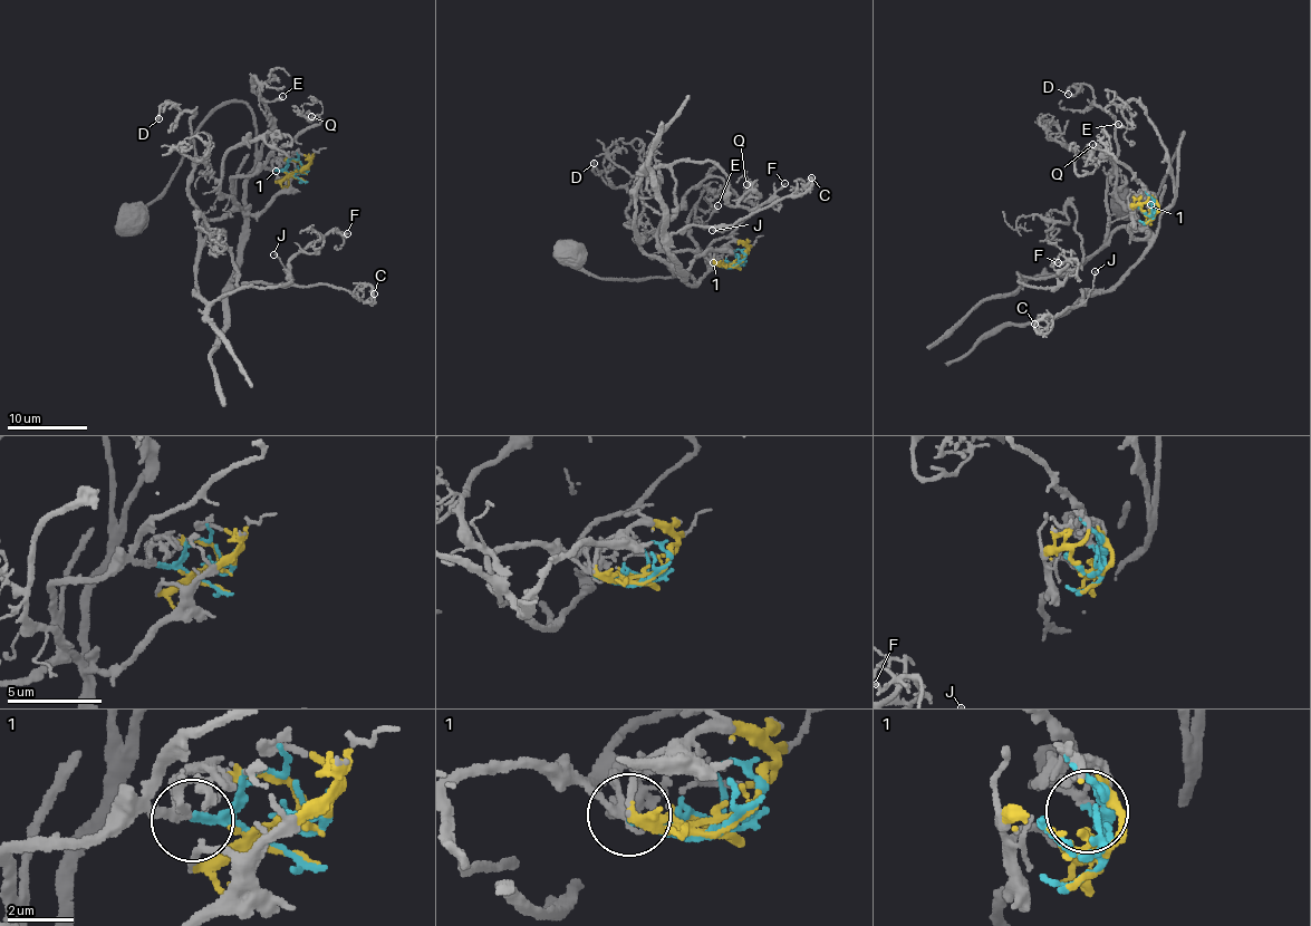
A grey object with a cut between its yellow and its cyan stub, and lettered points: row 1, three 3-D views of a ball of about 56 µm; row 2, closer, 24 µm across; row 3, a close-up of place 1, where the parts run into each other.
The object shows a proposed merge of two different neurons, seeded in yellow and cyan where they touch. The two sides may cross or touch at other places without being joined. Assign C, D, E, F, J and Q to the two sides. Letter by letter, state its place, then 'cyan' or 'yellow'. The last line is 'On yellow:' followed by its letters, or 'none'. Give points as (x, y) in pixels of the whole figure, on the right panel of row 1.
C: place (1034, 324); yellow
D: place (1068, 94); cyan
E: place (1118, 124); yellow
F: place (1058, 262); cyan
J: place (1095, 271); yellow
Q: place (1092, 144); cyan
On yellow: C, E, J

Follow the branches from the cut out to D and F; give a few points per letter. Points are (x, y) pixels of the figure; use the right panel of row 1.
D: (1150, 214), (1137, 194), (1149, 221), (1107, 238), (1115, 118), (1095, 103), (1088, 85), (1068, 94)
F: (1150, 214), (1137, 194), (1143, 227), (1122, 227), (1070, 271), (1018, 282), (1059, 287), (1079, 264), (1058, 262)

